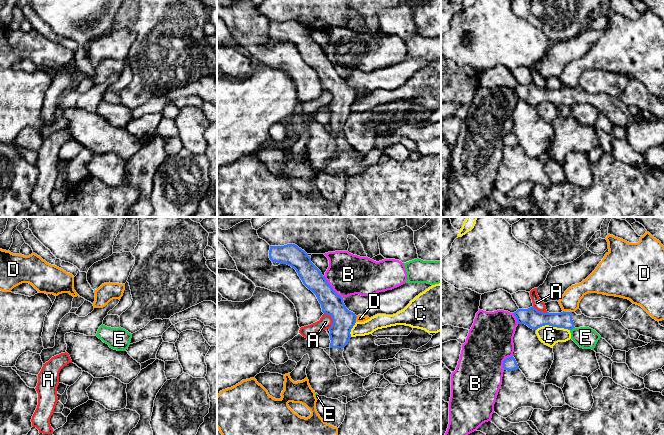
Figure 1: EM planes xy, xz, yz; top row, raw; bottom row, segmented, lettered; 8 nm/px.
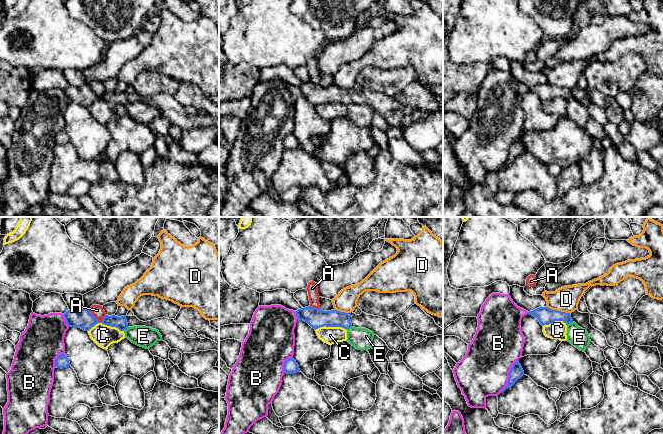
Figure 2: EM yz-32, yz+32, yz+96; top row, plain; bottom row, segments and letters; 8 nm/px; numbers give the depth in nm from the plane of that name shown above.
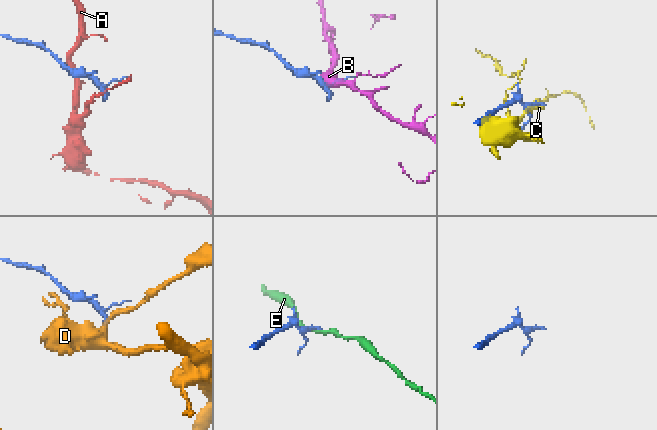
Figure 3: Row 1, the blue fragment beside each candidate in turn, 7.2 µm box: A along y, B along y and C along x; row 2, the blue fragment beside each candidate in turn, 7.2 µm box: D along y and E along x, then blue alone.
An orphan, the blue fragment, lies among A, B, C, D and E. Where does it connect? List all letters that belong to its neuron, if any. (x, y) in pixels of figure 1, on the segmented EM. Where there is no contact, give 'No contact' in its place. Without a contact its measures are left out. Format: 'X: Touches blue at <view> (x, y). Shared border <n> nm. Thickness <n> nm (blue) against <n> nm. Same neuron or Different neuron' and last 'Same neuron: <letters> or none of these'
A: Touches blue at xz (332, 319). Shared border 130 nm. Thickness 180 nm (blue) against 110 nm. Different neuron
B: Touches blue at xz (331, 287). Shared border 240 nm. Thickness 180 nm (blue) against 320 nm. Different neuron
C: Touches blue at yz (552, 326). Shared border 280 nm. Thickness 160 nm (blue) against 150 nm. Different neuron
D: Touches blue at xz (355, 319). Shared border 50 nm. Thickness 180 nm (blue) against 60 nm. Different neuron
E: Touches blue at yz (572, 328). Shared border 50 nm. Thickness 130 nm (blue) against 170 nm. Different neuron
Same neuron: none of these

